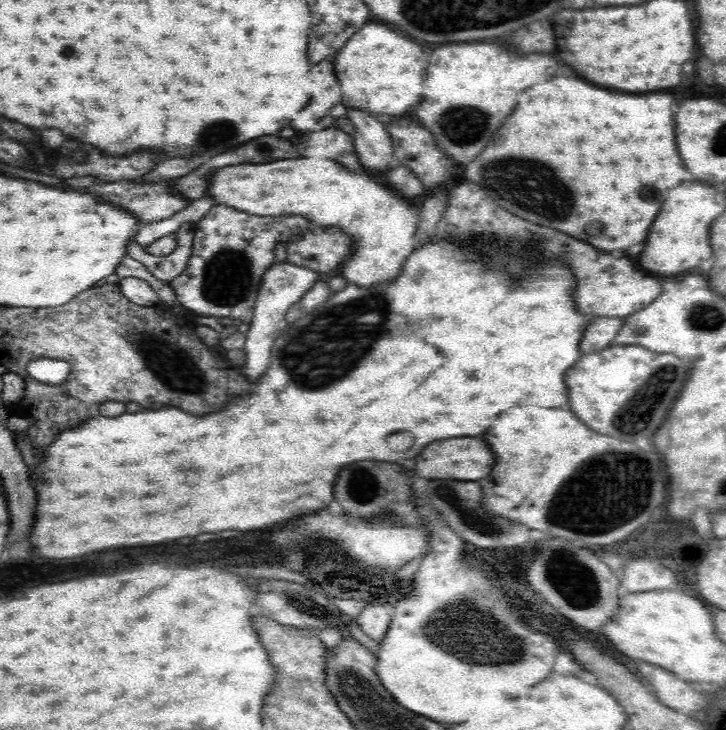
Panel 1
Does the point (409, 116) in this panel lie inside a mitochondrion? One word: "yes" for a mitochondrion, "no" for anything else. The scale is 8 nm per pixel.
no

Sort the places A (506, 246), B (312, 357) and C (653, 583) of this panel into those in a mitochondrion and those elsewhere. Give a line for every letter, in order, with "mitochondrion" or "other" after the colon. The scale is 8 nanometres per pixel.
A: mitochondrion
B: mitochondrion
C: other

